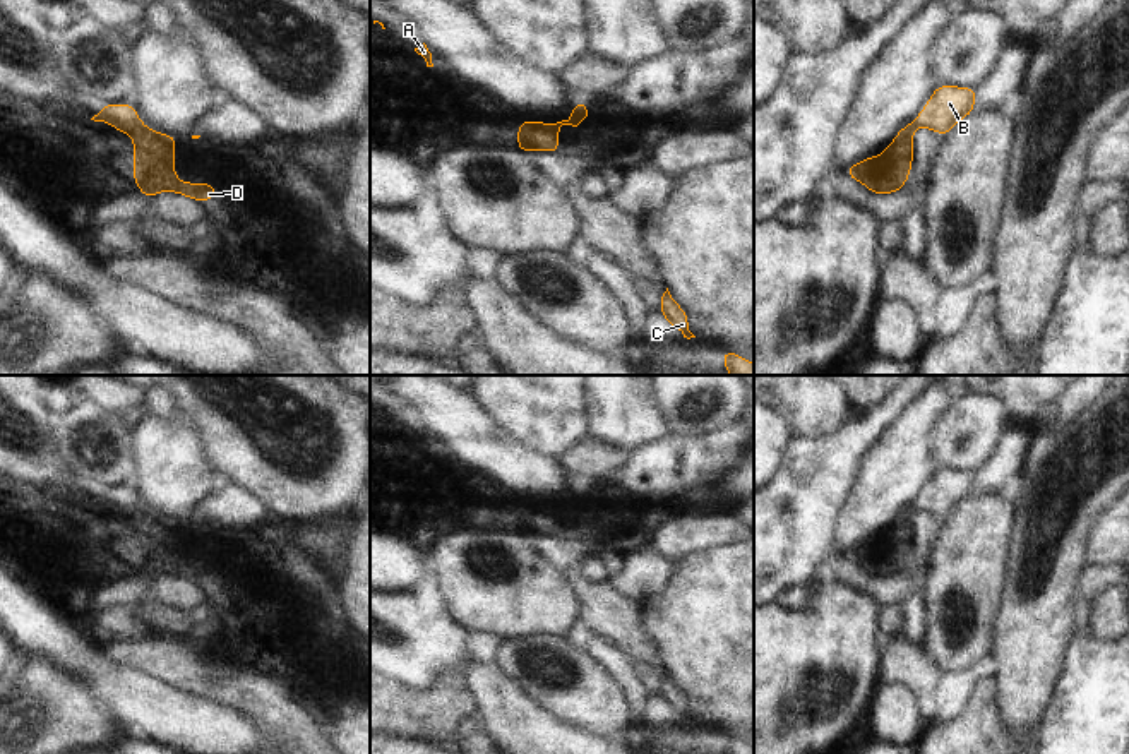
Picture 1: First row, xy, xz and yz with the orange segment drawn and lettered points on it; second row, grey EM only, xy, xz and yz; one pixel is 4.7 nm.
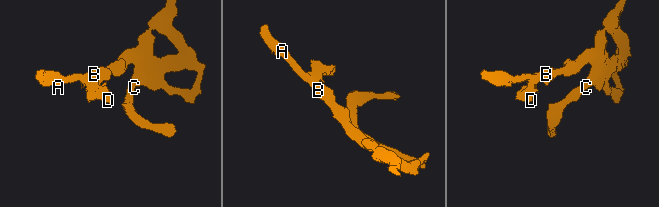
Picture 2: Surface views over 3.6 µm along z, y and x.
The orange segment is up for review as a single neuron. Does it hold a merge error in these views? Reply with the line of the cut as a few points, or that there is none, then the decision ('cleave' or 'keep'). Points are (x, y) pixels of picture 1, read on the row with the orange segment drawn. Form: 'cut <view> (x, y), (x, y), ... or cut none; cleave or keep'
cut xy (173, 144), (137, 144), (134, 148); cleave

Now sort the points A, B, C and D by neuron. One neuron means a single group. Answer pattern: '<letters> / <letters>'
A B C / D

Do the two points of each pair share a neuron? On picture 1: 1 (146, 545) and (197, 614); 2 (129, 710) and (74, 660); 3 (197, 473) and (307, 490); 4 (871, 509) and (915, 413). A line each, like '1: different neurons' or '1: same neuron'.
1: different neurons
2: same neuron
3: different neurons
4: same neuron

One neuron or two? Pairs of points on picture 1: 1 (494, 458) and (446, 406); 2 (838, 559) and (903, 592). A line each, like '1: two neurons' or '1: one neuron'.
1: one neuron
2: one neuron

